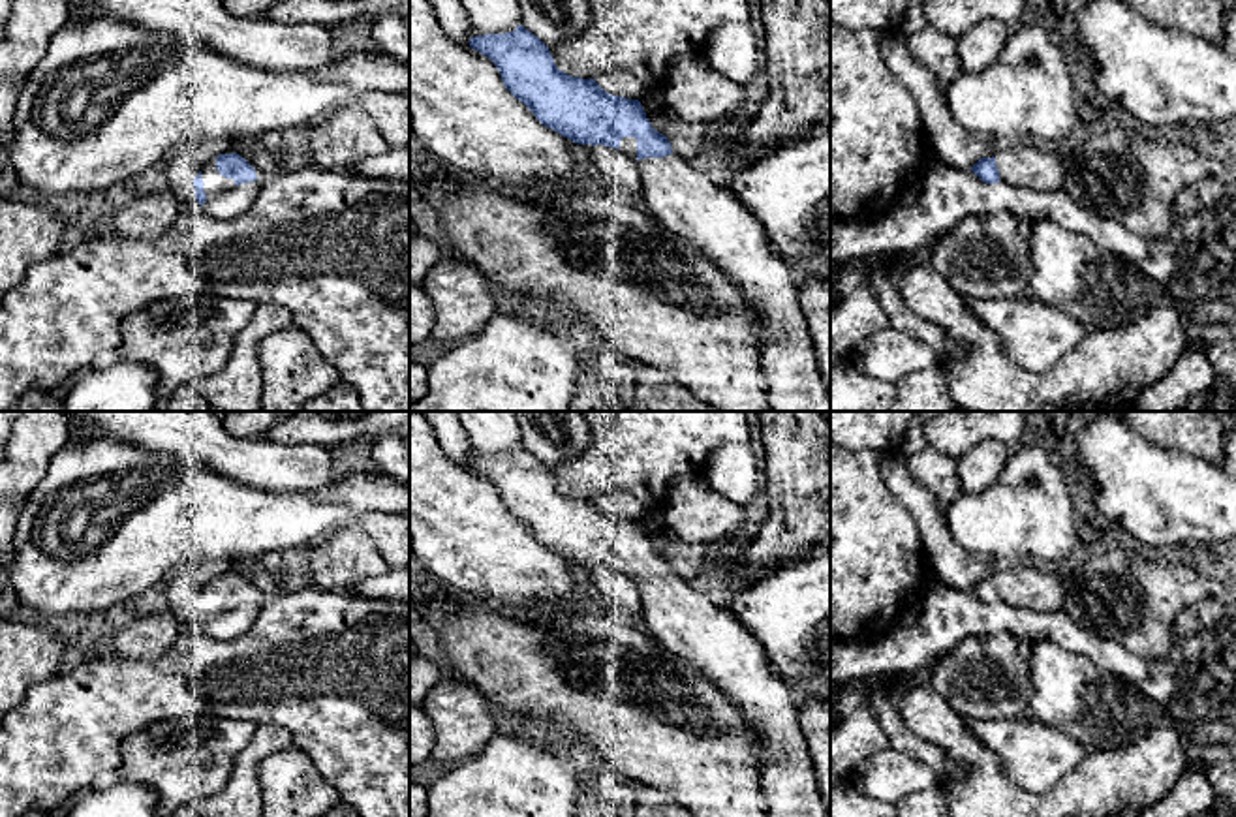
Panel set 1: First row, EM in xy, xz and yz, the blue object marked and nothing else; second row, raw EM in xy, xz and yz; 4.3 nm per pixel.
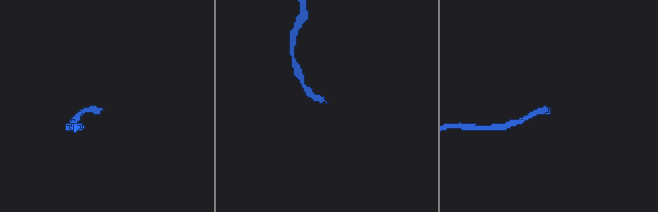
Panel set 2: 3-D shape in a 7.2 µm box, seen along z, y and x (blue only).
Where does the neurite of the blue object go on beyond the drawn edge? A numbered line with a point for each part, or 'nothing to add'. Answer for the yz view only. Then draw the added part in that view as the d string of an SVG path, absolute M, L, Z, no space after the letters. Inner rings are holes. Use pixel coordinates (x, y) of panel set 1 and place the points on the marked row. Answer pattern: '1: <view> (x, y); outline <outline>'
1: yz (1022, 166); outline M1035 145L997 146L994 158L999 178L1014 188L1061 192L1065 184L1065 158L1044 152Z

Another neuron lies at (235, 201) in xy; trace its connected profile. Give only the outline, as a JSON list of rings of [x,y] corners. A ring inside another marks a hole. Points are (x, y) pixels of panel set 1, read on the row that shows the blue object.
[[[259,180],[233,186],[231,190],[207,199],[201,207],[218,220],[235,220],[244,214],[259,195]]]

